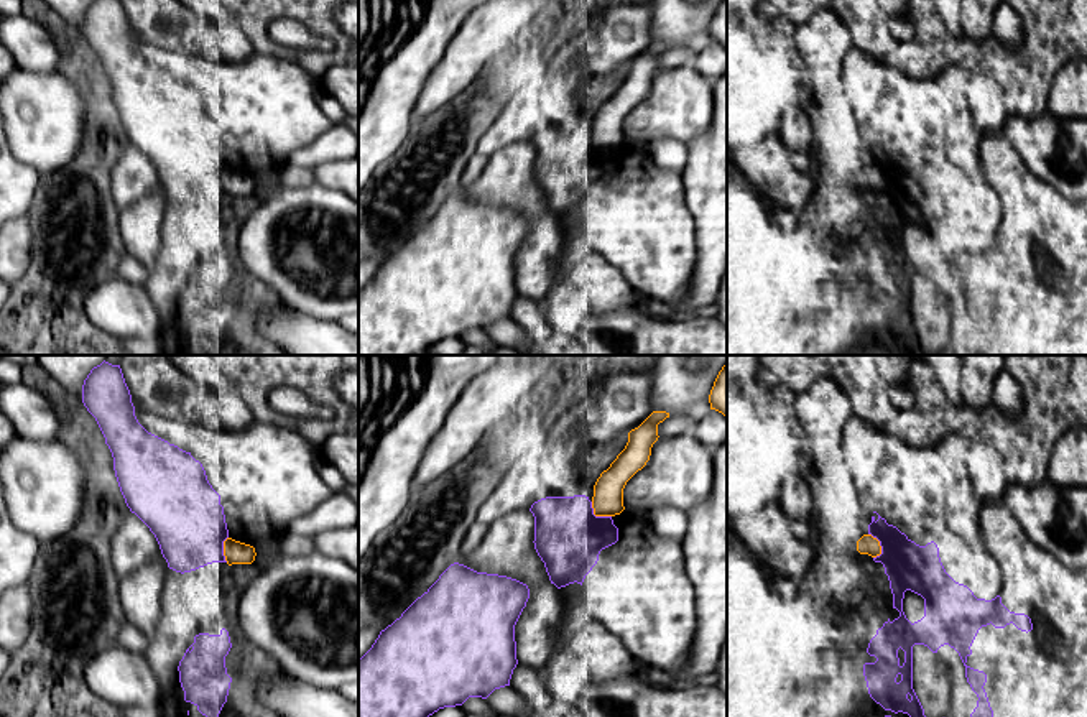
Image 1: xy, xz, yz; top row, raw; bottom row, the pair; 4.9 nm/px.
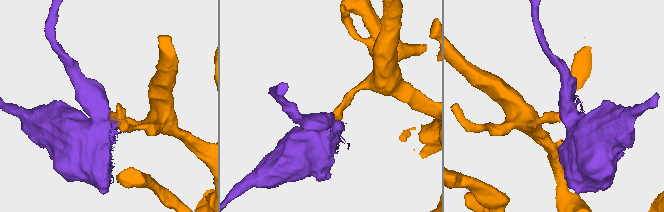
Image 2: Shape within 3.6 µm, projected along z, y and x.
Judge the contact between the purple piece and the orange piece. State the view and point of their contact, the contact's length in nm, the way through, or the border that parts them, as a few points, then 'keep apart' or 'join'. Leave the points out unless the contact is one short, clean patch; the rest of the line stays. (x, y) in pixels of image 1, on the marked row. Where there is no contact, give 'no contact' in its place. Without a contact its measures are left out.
meets purple in yz at (880, 545); contact 130 nm long; keep apart

